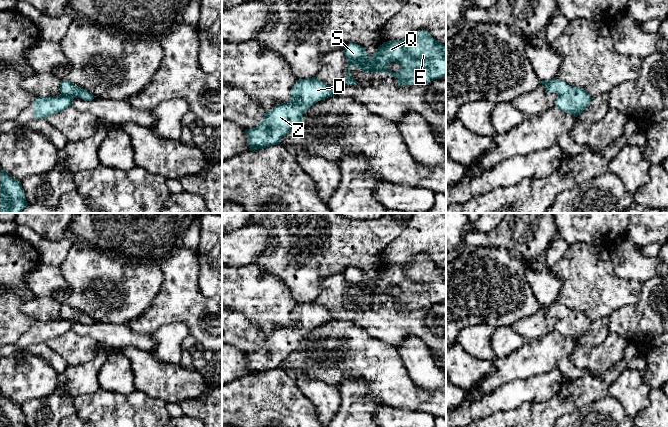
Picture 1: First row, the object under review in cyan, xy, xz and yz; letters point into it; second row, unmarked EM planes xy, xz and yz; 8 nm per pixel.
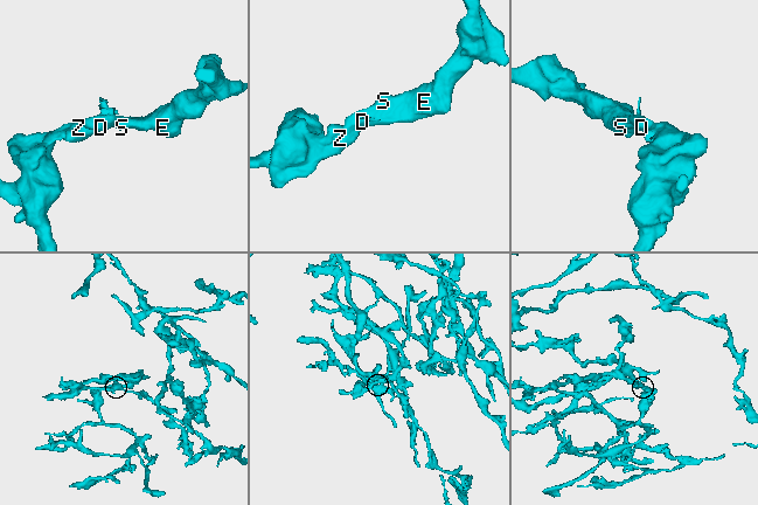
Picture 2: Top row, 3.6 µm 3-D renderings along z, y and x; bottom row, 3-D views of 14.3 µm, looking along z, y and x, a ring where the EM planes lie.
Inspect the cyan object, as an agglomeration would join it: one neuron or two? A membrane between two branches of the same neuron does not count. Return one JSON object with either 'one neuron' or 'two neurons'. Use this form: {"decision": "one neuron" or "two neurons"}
{"decision": "one neuron"}

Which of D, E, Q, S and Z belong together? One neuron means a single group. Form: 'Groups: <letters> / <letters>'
Groups: D E Q S Z

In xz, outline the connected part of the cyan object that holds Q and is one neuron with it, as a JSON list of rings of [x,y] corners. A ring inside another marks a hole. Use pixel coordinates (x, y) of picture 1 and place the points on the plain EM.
[[[418,254],[401,264],[384,266],[370,281],[355,267],[347,268],[343,276],[347,283],[347,309],[357,308],[351,301],[352,289],[364,296],[388,297],[397,302],[399,310],[426,307],[446,298],[446,269],[435,264],[427,254]],[[390,286],[398,287],[401,292],[396,296],[389,295],[387,289]]]

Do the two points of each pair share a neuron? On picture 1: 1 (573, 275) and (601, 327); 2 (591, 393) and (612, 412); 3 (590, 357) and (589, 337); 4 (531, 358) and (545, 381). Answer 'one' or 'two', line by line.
1: two
2: two
3: two
4: two

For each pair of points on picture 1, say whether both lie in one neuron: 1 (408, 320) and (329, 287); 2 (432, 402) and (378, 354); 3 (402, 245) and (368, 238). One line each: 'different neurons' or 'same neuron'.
1: same neuron
2: same neuron
3: different neurons

